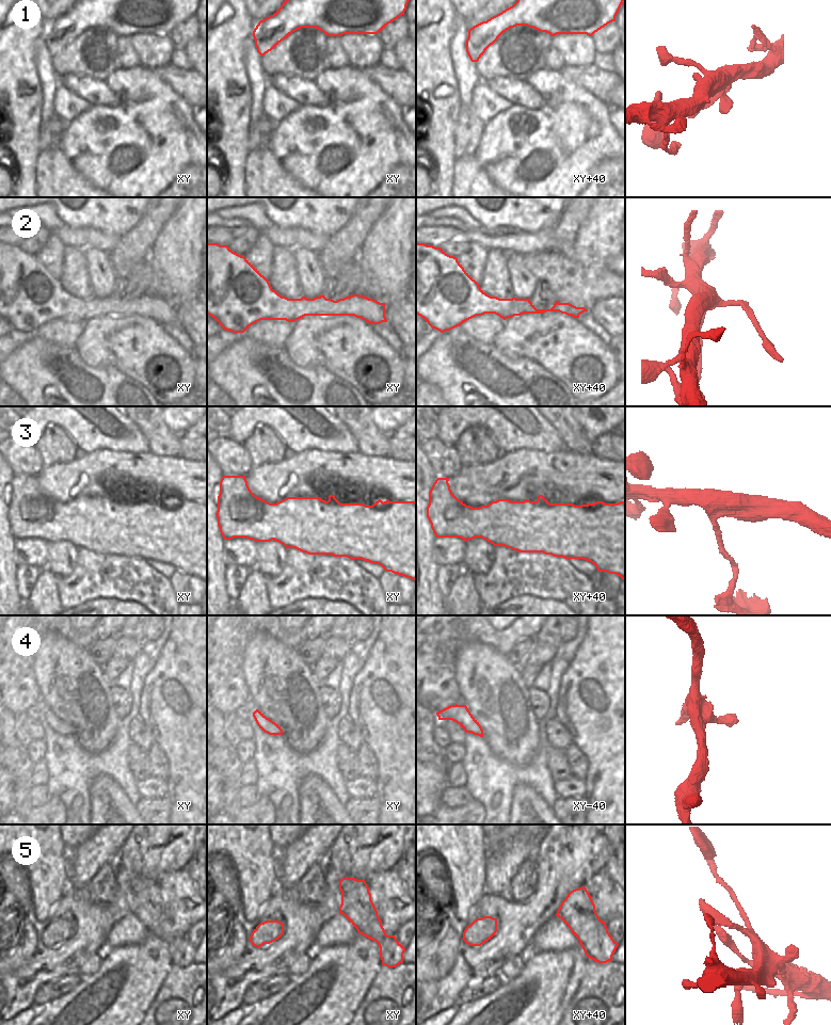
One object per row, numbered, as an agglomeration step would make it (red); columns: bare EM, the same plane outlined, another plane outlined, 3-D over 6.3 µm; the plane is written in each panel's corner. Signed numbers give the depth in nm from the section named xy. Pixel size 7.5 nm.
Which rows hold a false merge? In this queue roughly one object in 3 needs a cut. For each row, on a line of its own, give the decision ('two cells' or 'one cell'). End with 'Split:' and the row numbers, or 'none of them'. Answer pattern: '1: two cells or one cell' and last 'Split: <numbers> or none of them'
1: one cell
2: two cells
3: two cells
4: one cell
5: one cell
Split: 2, 3

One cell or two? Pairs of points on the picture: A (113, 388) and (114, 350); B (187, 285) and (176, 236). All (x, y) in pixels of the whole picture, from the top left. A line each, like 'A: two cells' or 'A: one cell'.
A: two cells
B: one cell

